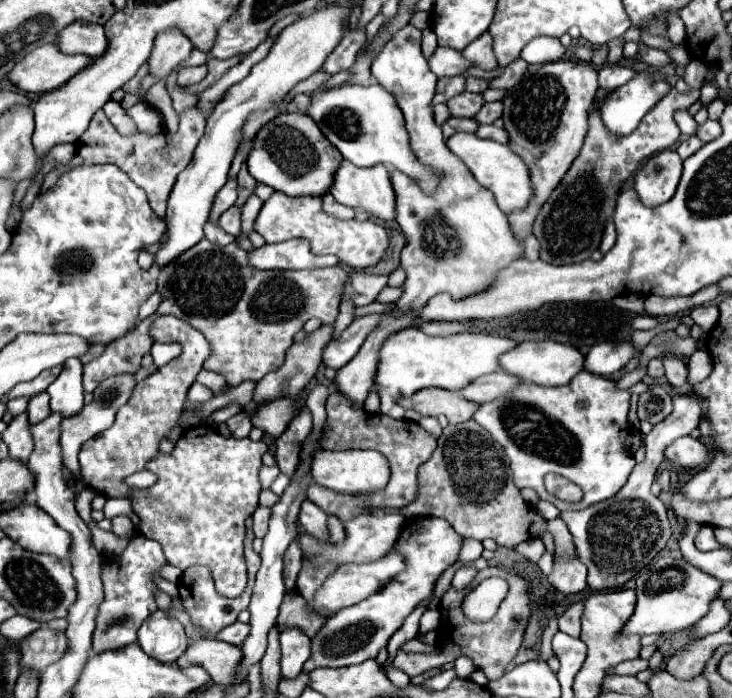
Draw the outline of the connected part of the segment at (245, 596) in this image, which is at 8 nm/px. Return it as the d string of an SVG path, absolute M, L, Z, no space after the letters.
M248 530L246 532L246 540L244 540L244 548L246 548L246 560L248 560L248 586L246 590L236 596L236 598L226 598L226 596L220 596L214 588L214 580L212 580L212 574L208 572L208 568L204 566L192 566L188 568L182 578L180 578L180 604L186 608L186 612L190 614L192 618L192 624L202 628L204 636L214 636L218 630L222 630L224 626L236 622L236 616L248 608L250 604L250 596L252 596L252 586L254 586L254 578L256 578L256 572L260 568L260 556L256 556L256 552L252 550L252 540L254 540L254 534Z

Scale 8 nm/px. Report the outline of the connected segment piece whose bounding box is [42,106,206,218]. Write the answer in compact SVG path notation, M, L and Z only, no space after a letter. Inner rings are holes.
M190 106L180 114L180 124L178 124L178 132L170 134L170 132L160 132L160 134L146 134L146 132L134 132L128 136L122 136L106 118L106 114L100 110L96 112L96 116L92 118L88 130L84 132L84 136L80 136L78 140L78 150L76 156L64 164L54 168L52 172L48 172L44 176L42 188L48 190L52 186L58 184L60 176L66 170L72 170L74 166L92 166L92 164L116 164L118 168L122 168L136 186L140 186L150 200L150 206L154 208L154 212L164 218L166 212L166 202L172 190L172 184L176 182L176 176L190 164L194 148L198 144L198 140L204 134L204 126L206 126L206 118L204 114L196 108Z

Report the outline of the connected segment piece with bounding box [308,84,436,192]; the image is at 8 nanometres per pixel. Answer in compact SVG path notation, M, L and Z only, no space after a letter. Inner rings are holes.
M342 84L338 88L320 90L310 98L308 116L318 124L322 134L340 150L340 154L352 164L360 168L384 164L388 172L400 170L414 178L424 192L432 192L436 188L434 172L422 166L410 150L404 118L394 96L386 88L380 88L380 84Z

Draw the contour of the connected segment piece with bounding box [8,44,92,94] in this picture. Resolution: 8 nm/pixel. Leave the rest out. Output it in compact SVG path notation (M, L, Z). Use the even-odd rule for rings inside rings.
M44 44L40 48L36 48L34 52L30 52L28 56L24 56L24 60L20 60L12 72L8 74L8 80L18 86L20 90L24 92L48 92L48 90L56 90L60 88L62 84L66 84L74 74L78 74L86 64L88 64L88 56L82 56L82 54L74 54L74 56L68 56L68 54L62 54L56 44Z

